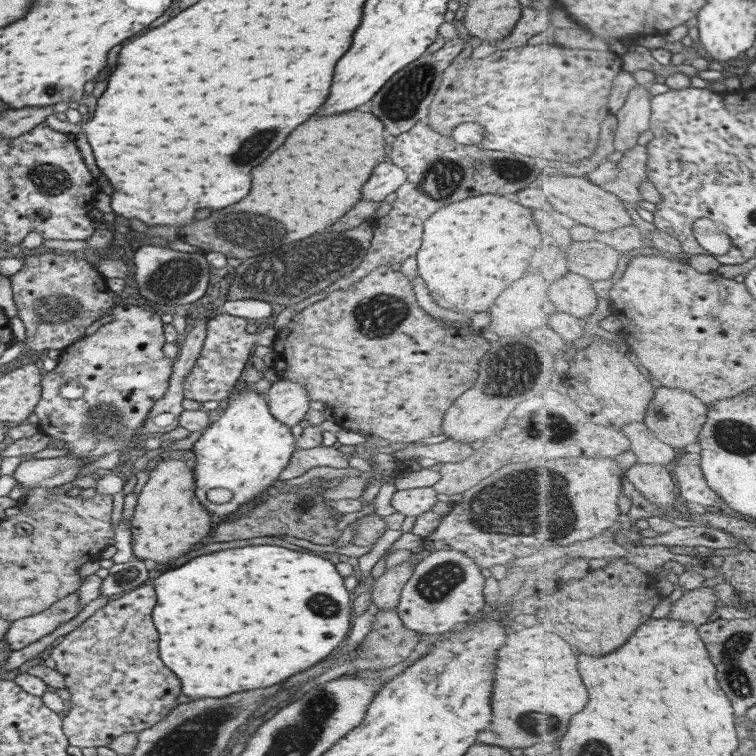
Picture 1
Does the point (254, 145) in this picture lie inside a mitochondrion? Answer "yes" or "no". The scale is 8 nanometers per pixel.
yes

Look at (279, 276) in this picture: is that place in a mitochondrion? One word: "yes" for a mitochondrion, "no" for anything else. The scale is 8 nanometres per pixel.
yes

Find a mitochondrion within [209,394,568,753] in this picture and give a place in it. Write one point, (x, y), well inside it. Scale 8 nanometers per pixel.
(434, 587)

